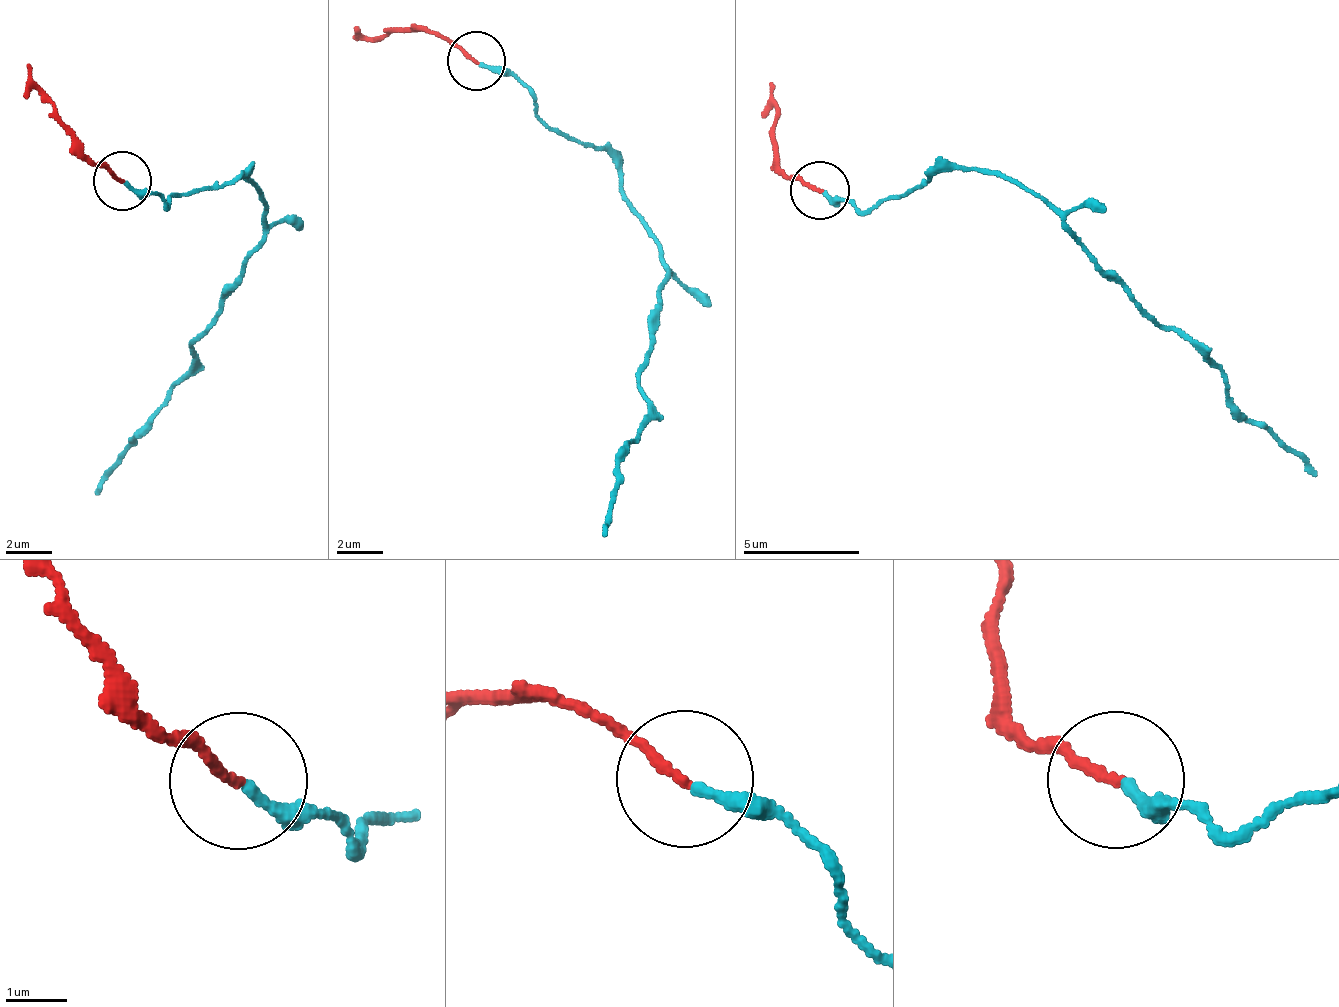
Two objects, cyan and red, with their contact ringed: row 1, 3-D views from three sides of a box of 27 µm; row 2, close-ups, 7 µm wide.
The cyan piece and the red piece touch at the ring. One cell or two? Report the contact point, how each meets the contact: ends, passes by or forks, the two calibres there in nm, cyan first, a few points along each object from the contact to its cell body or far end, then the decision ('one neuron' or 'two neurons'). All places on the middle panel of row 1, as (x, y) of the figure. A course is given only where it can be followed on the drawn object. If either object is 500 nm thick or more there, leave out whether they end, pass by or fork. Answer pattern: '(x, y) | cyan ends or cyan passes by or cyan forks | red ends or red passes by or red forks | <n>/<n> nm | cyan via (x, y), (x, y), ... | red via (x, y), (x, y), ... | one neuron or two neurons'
(476, 61) | cyan ends | red ends | 200/150 nm | cyan via (480, 62), (551, 126), (600, 145), (660, 249), (659, 331), (639, 375), (650, 420), (617, 467), (605, 534) | red via (474, 62), (423, 28), (355, 38) | two neurons

